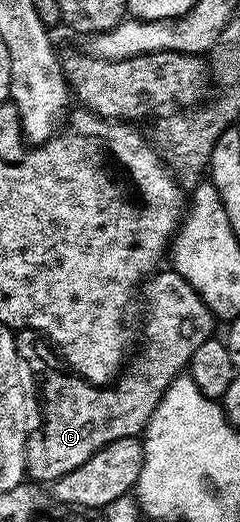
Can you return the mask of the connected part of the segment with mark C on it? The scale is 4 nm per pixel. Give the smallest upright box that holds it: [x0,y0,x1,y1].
[16,269,215,485]

